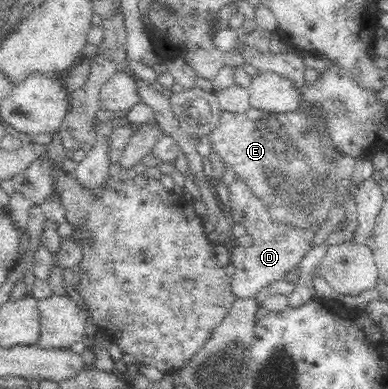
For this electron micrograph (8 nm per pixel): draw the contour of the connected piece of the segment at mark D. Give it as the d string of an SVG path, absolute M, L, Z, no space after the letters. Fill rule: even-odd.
M236 174L235 178L228 185L228 207L223 209L232 223L240 223L246 228L245 237L250 240L248 247L238 245L230 249L230 265L235 270L232 277L235 297L248 297L272 285L274 281L286 280L294 271L300 274L302 259L314 249L312 243L323 222L315 221L314 224L304 227L290 224L288 220L274 219L270 208L250 188L248 178L244 178L242 174Z

